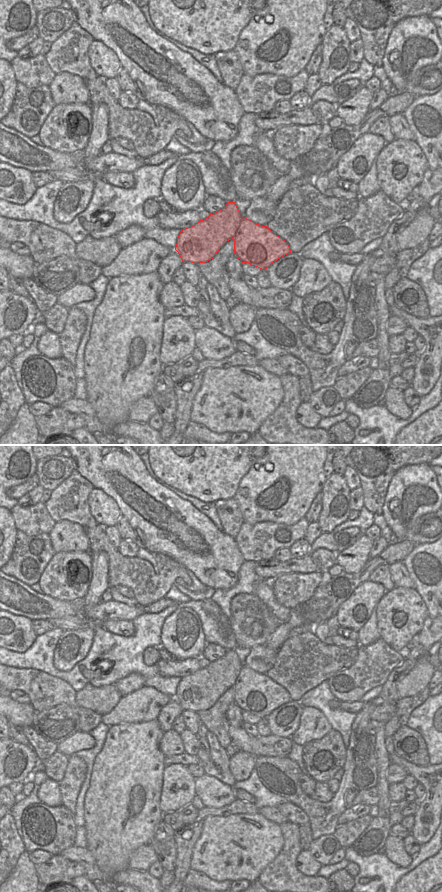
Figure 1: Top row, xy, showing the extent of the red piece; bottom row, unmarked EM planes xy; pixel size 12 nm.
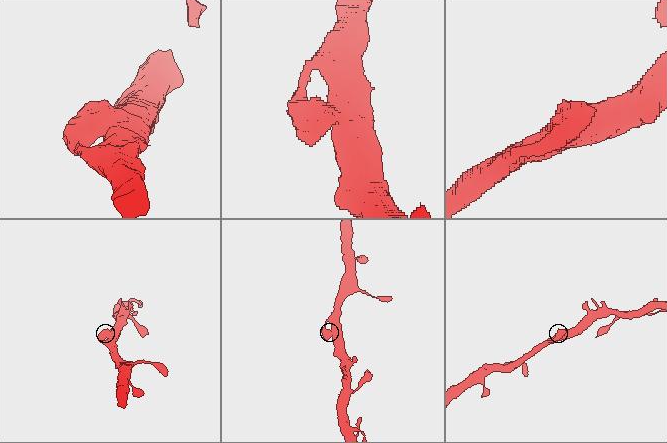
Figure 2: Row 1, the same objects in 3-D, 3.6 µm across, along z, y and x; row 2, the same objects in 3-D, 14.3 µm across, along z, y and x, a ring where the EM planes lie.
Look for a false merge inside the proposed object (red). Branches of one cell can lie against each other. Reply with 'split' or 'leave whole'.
leave whole

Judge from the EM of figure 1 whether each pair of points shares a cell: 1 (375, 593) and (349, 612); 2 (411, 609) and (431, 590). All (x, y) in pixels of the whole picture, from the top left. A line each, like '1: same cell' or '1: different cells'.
1: same cell
2: different cells

